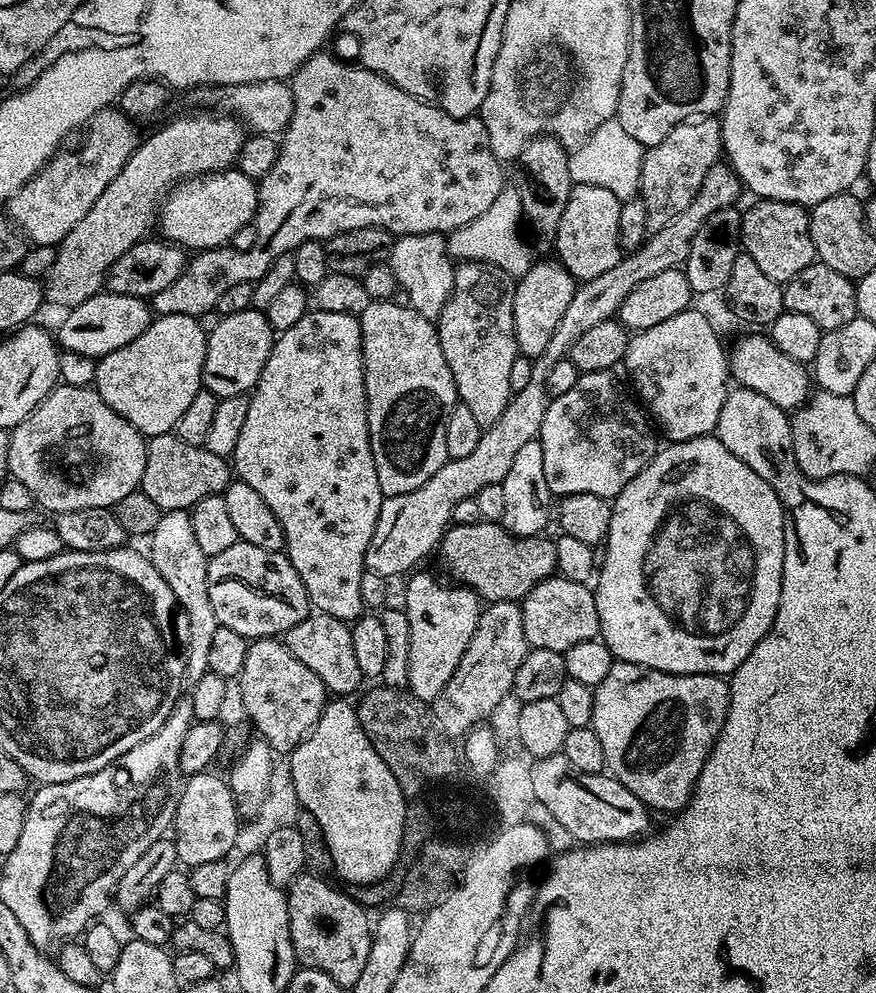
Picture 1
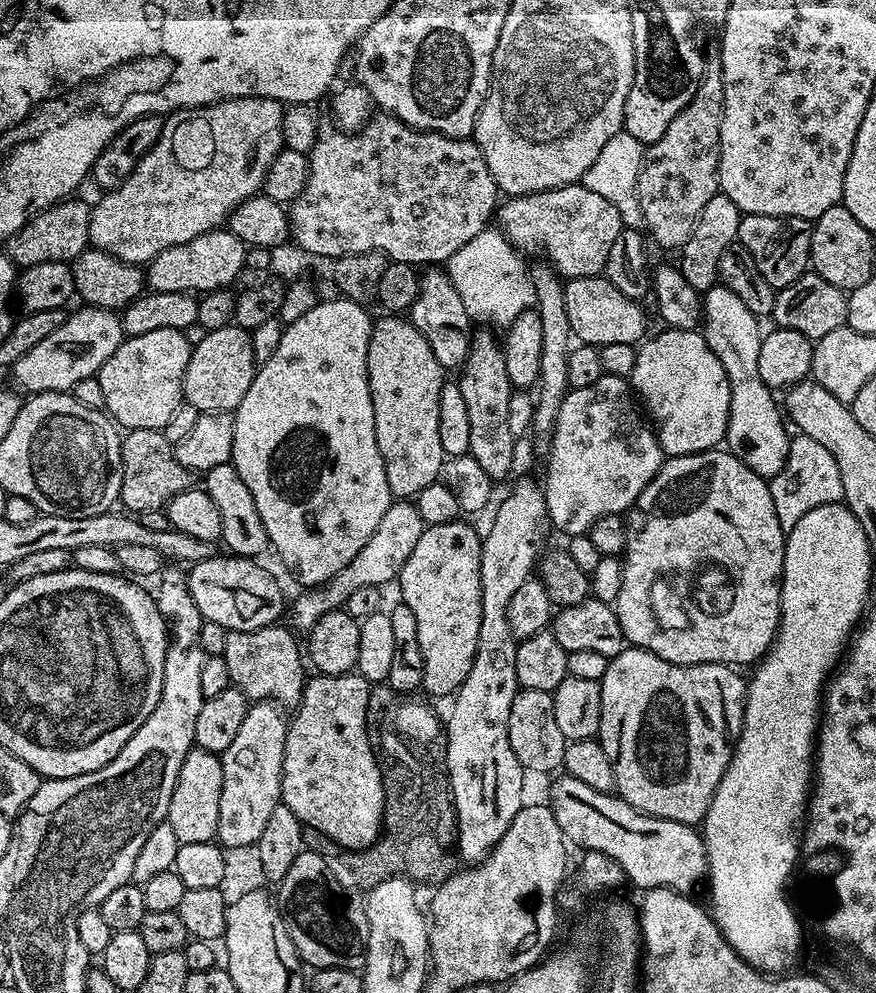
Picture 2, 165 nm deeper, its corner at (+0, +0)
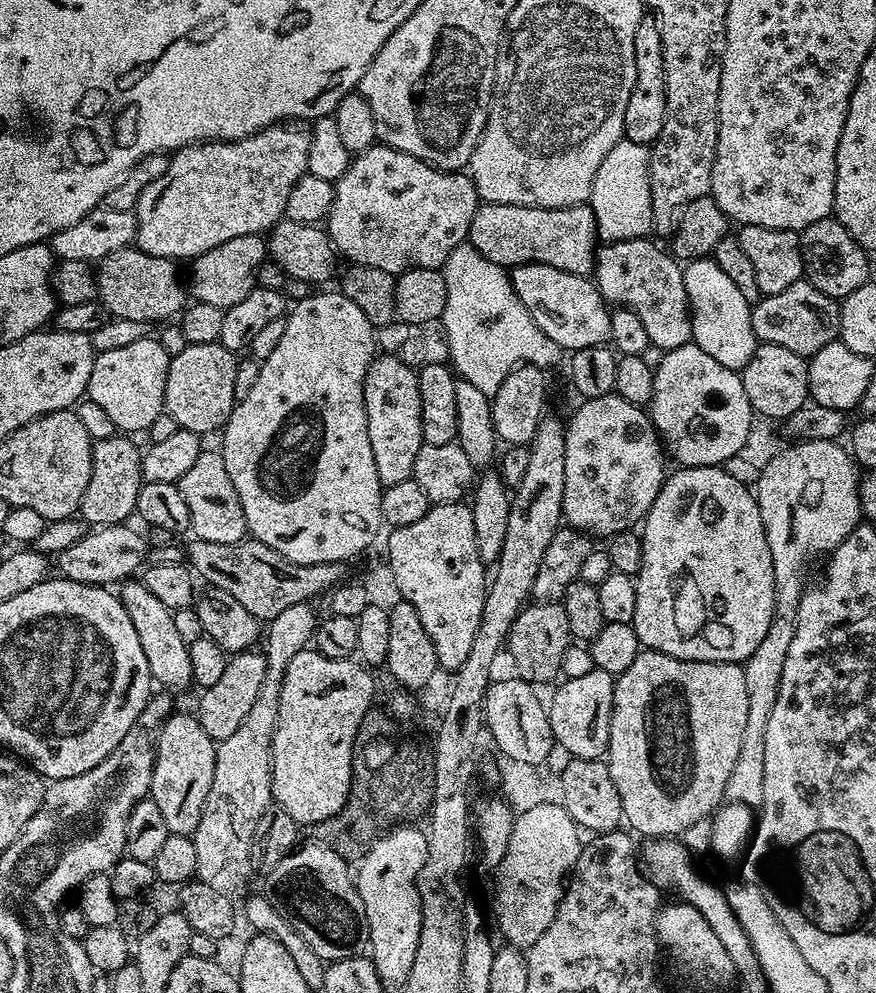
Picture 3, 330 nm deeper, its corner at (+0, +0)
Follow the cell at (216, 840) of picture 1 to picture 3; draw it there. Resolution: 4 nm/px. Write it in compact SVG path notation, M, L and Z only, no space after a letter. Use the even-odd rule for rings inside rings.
M173 714L160 727L156 737L156 765L150 798L158 806L173 836L191 836L196 831L206 806L206 794L210 794L210 782L214 782L216 745L217 741L202 730L195 715Z

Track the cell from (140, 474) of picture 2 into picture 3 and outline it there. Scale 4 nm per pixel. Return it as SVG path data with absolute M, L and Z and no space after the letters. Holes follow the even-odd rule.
M117 434L97 440L92 445L92 470L86 494L82 494L78 512L89 526L107 526L123 524L136 511L142 477L140 475L141 449L136 449L135 439L124 434Z

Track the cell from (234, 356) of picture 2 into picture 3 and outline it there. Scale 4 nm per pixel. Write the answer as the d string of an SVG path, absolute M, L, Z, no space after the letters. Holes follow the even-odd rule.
M184 344L176 357L169 359L164 374L164 411L169 412L180 428L191 432L219 433L228 423L238 401L234 394L237 353L214 344Z

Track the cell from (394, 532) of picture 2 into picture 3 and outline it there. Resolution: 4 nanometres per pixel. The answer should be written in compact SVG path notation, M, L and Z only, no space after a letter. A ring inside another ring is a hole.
M308 602L290 606L273 620L267 621L266 635L262 640L266 662L262 690L258 690L258 698L254 698L254 706L250 706L238 730L216 745L214 782L210 782L210 794L206 794L202 818L191 835L194 851L198 854L196 876L205 882L211 882L230 863L249 859L258 818L262 818L262 814L269 811L273 803L272 739L278 722L280 691L286 666L290 666L294 654L305 651L313 643L318 615L311 607L313 605Z

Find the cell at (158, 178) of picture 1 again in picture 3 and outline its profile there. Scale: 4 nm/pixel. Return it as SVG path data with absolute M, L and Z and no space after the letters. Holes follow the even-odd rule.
M286 120L241 140L213 140L175 149L166 166L166 174L154 178L138 198L134 209L135 247L158 258L191 262L206 254L206 250L230 242L230 238L267 233L278 221L285 219L286 198L290 198L294 182L308 171L311 137L312 129L305 121Z

